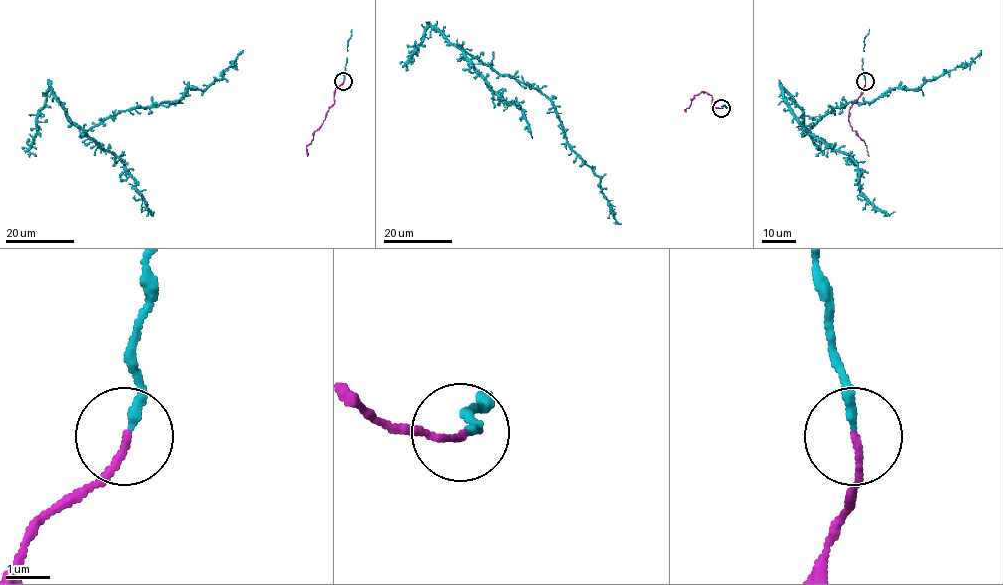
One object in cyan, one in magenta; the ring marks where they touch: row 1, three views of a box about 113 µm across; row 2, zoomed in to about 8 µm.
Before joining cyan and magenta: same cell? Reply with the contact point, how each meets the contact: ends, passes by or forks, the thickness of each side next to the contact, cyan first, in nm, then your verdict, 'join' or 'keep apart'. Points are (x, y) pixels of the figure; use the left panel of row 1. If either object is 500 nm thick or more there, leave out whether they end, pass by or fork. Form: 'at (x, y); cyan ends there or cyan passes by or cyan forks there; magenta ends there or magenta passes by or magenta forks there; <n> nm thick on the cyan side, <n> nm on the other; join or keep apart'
at (343, 81); cyan ends there; magenta ends there; 200 nm thick on the cyan side, 150 nm on the other; join

